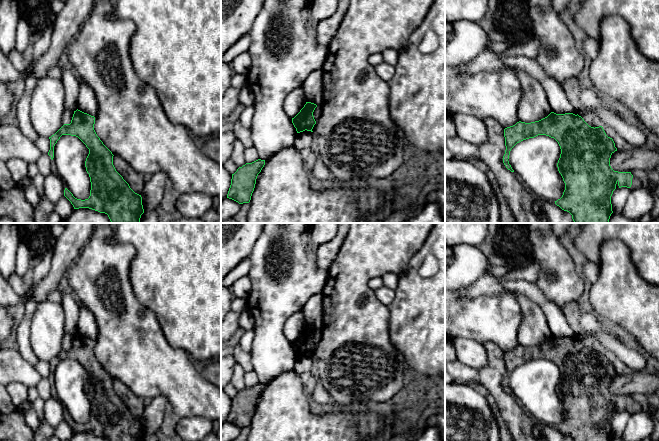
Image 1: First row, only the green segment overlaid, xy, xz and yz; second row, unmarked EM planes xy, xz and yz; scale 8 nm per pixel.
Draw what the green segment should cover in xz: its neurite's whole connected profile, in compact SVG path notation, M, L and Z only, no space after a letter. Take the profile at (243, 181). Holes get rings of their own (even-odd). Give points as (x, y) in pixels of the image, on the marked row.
M258 159L252 163L246 163L232 174L231 185L227 198L239 204L249 203L255 188L256 179L265 165L265 160Z

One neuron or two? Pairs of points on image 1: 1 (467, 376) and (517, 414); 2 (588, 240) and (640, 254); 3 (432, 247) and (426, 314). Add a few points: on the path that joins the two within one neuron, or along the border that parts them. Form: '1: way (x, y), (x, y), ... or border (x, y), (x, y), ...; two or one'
1: border (476, 369), (477, 376), (474, 382); two
2: way (602, 233), (622, 233), (629, 240); one
3: way (415, 262), (414, 295), (416, 297); one

